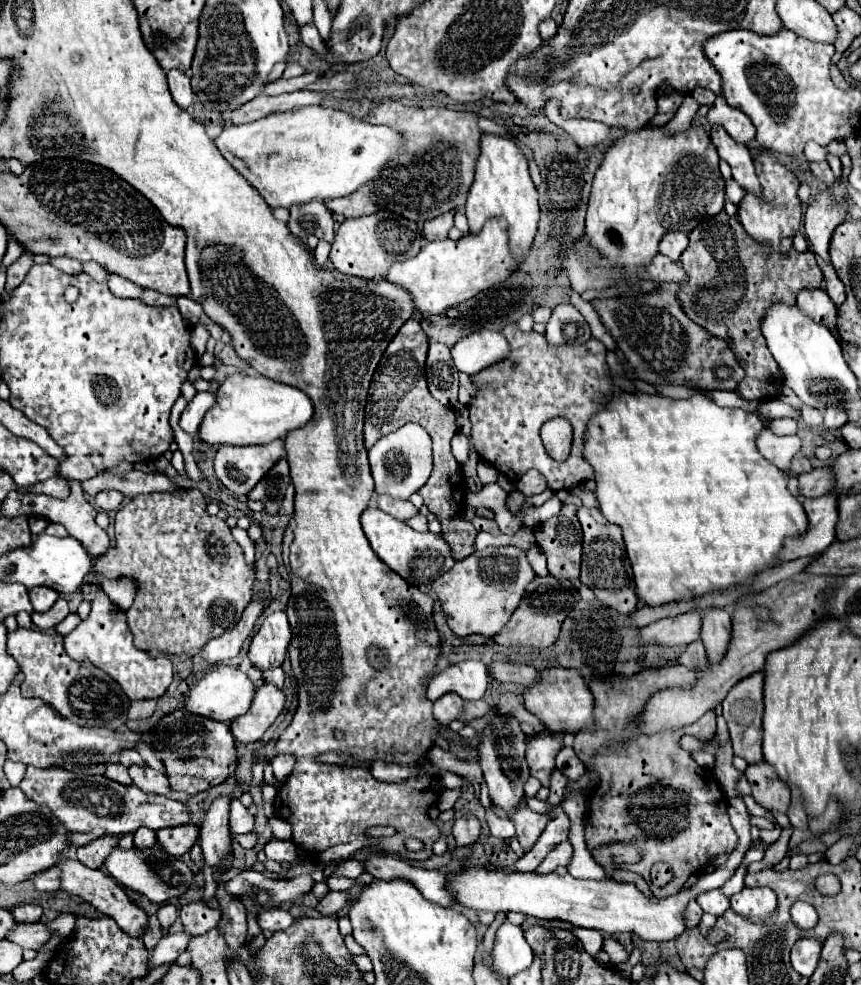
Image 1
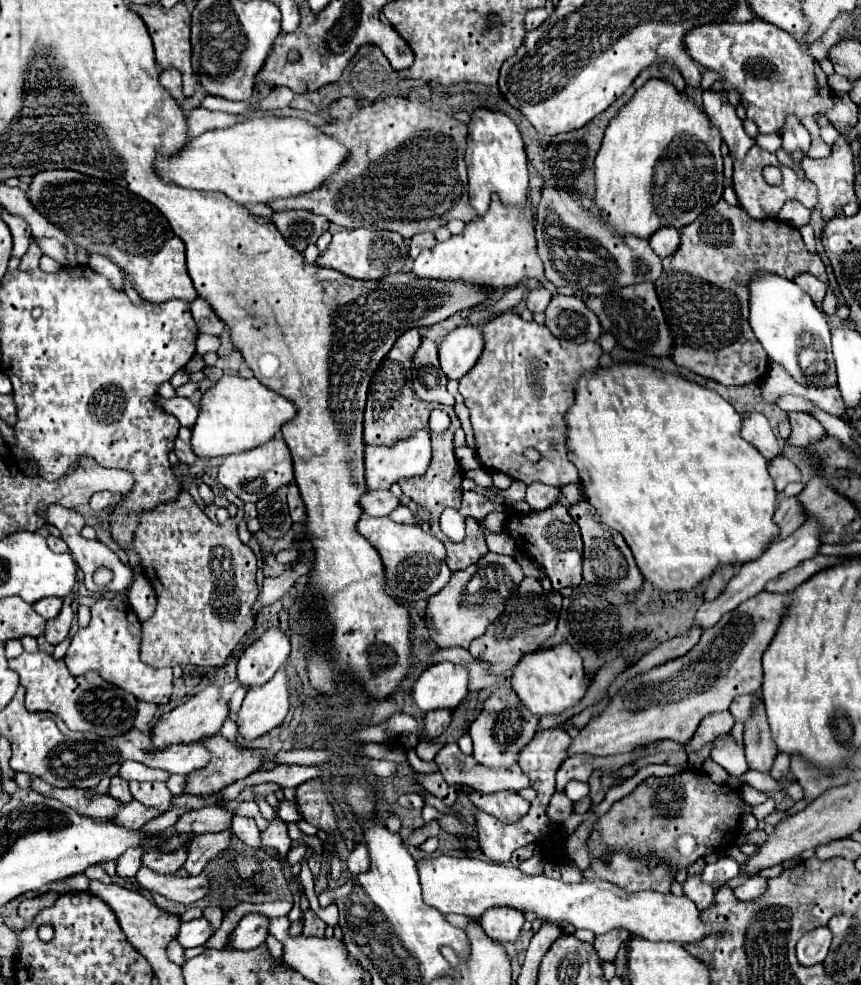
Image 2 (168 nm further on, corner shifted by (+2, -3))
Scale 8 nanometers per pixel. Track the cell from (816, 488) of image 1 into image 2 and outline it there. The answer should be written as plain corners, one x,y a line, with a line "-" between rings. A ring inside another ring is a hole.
781,498
773,516
773,522
779,526
779,534
773,542
779,542
787,538
791,532
795,532
805,522
805,512
799,508
797,498

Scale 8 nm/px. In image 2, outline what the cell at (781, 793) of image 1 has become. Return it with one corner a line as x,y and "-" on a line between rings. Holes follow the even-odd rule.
761,698
755,704
751,718
745,722
743,740
745,740
745,754
747,754
749,766
759,772
769,772
777,756
777,748
769,732
769,722
767,722
767,714

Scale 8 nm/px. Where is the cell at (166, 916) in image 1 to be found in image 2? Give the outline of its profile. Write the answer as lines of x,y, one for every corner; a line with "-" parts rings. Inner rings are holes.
173,940
173,944
169,944
167,954
169,954
169,960
173,960
175,964
179,964
179,966
185,964
185,950
181,948
181,944
177,944
177,940

